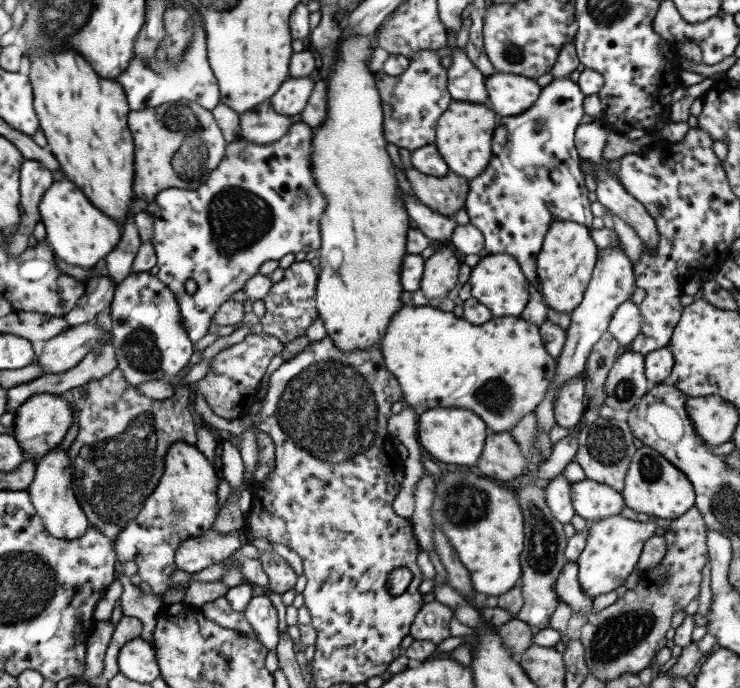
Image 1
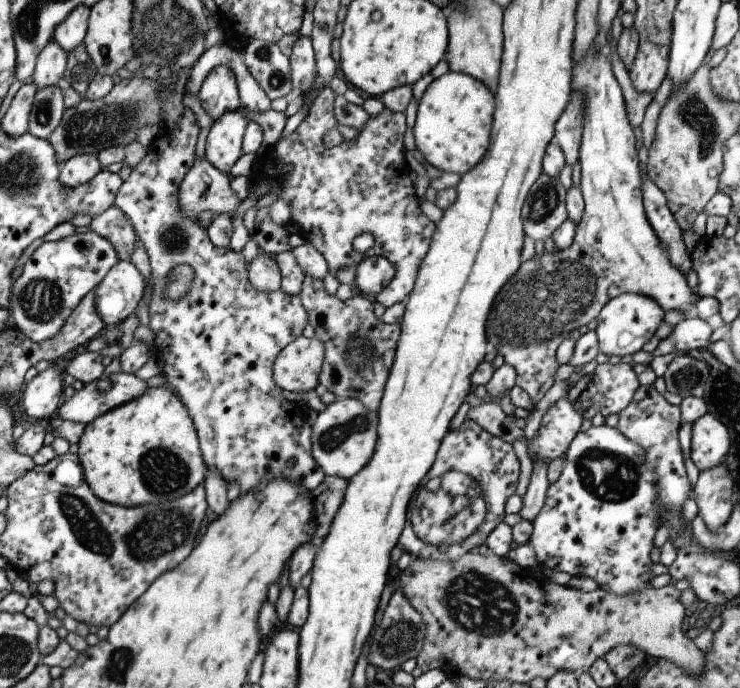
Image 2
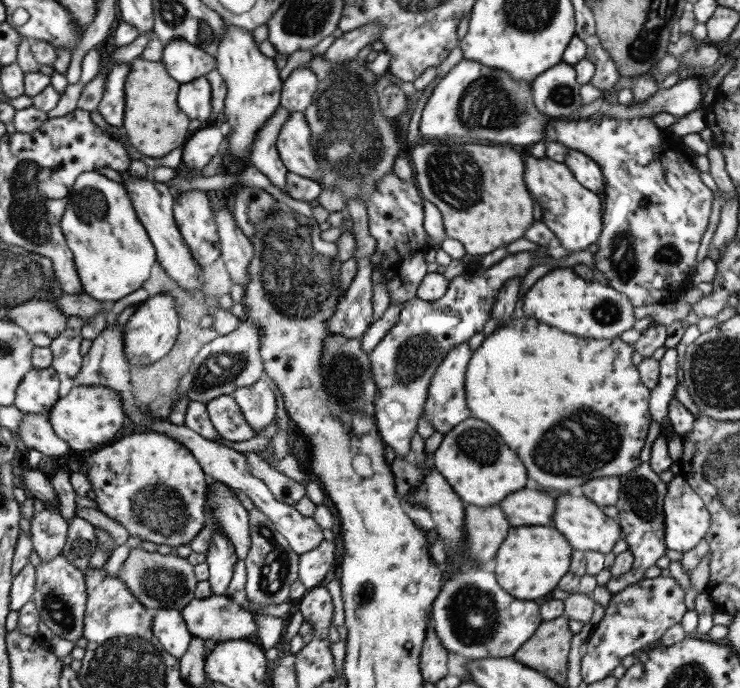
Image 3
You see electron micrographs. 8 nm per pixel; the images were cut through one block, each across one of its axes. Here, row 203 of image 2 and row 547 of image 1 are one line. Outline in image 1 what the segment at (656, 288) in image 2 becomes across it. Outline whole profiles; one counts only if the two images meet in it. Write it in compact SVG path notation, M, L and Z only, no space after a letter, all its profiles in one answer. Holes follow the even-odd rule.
M620 514L592 521L585 531L585 546L576 560L577 579L583 593L591 597L591 600L599 594L615 591L617 587L624 585L627 575L636 568L643 544L657 533L653 520L639 522Z

